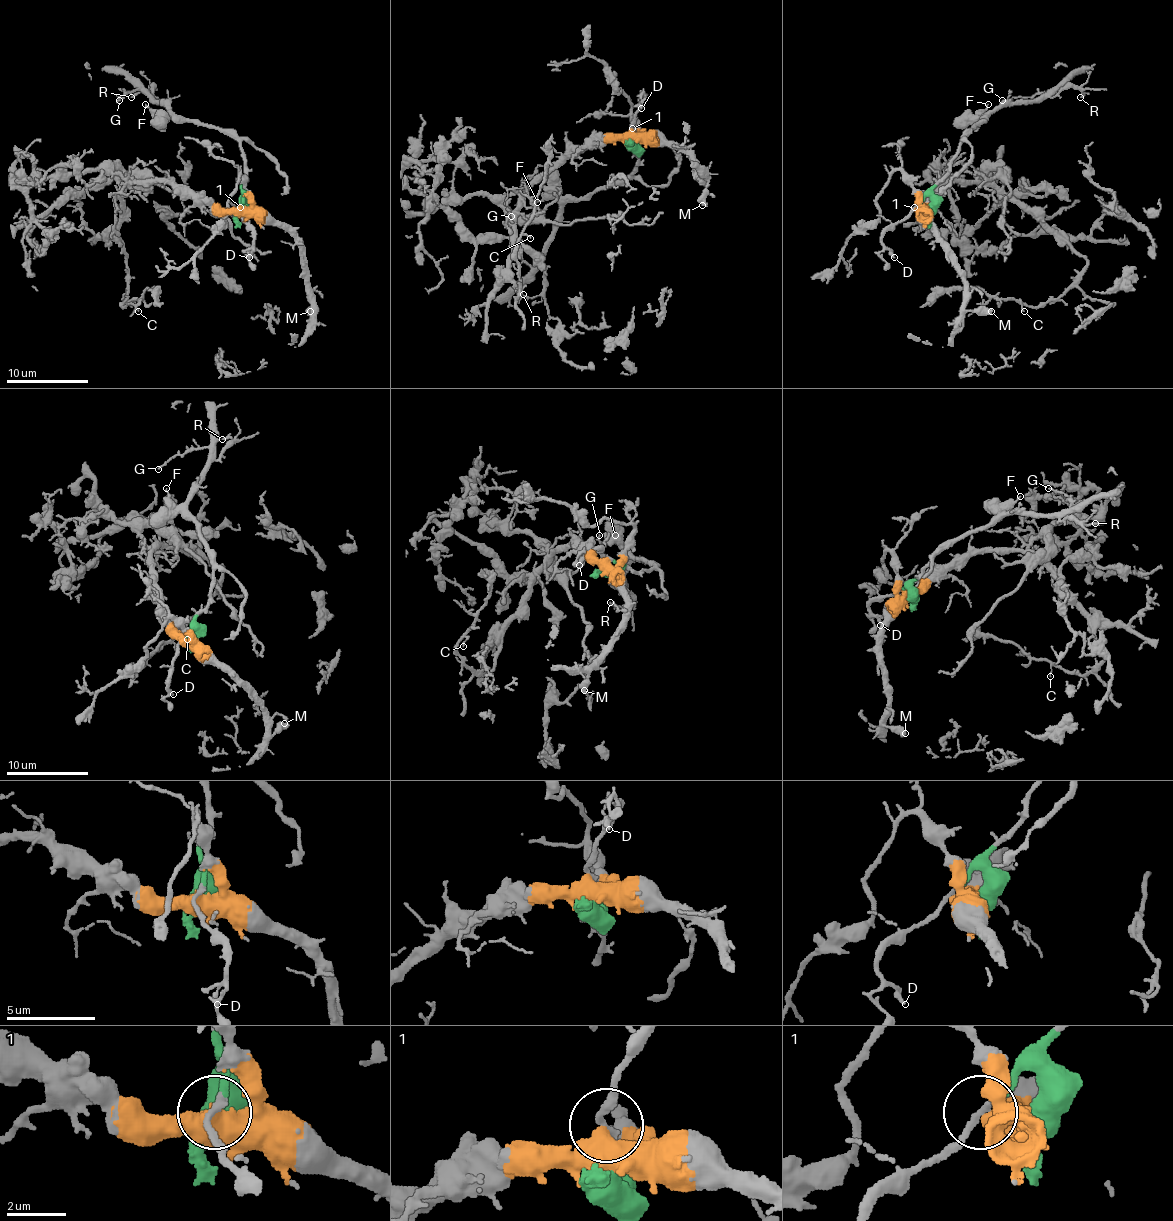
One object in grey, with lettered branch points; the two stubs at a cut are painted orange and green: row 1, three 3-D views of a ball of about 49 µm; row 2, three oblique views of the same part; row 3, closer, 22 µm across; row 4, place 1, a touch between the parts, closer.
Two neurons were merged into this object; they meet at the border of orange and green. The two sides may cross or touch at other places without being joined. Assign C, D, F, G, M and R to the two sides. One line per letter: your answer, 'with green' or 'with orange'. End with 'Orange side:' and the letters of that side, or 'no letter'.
C: with orange
D: with green
F: with green
G: with green
M: with orange
R: with green
Orange side: C, M

